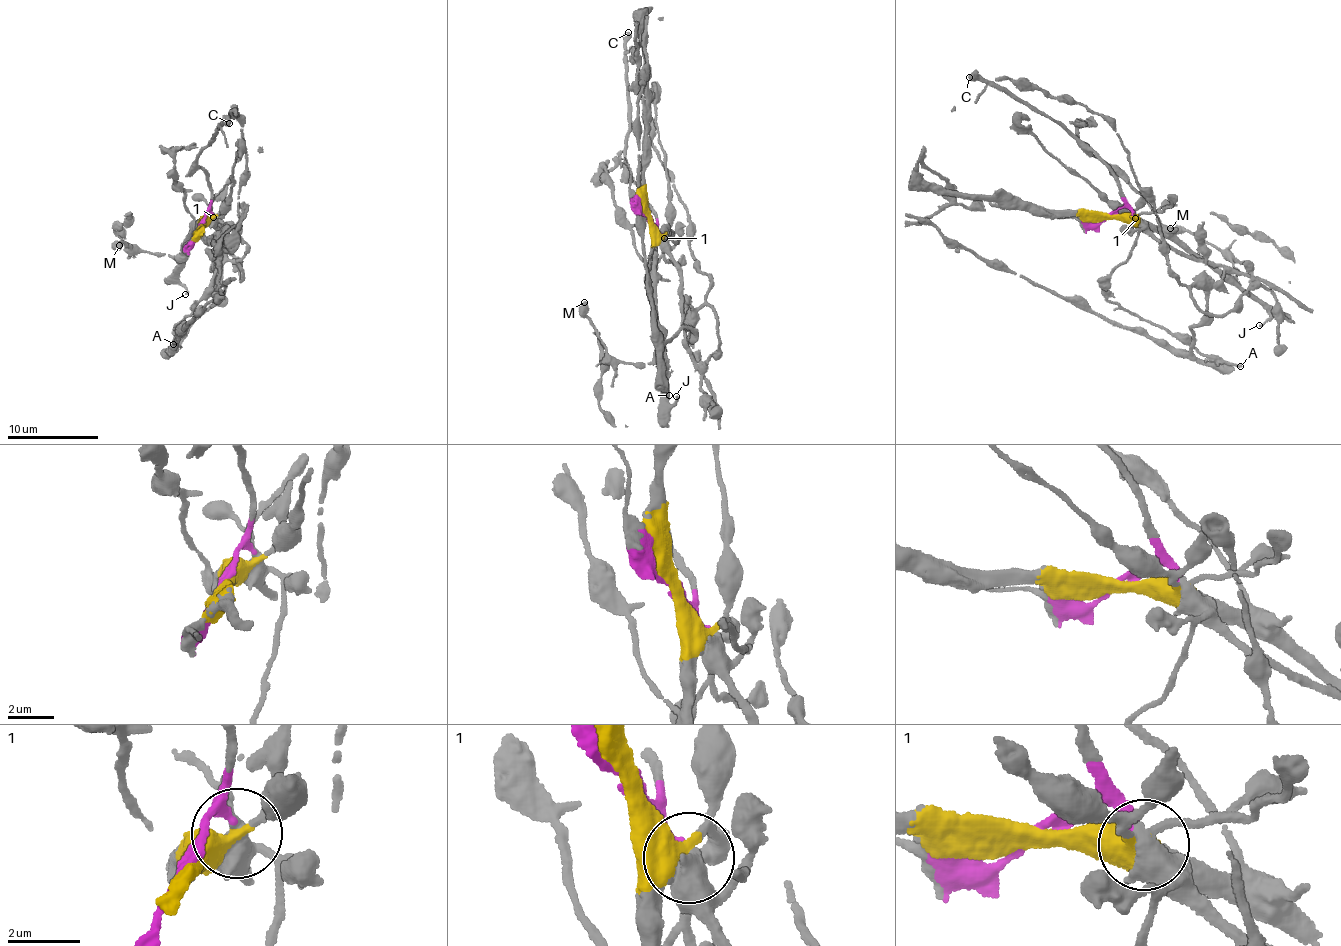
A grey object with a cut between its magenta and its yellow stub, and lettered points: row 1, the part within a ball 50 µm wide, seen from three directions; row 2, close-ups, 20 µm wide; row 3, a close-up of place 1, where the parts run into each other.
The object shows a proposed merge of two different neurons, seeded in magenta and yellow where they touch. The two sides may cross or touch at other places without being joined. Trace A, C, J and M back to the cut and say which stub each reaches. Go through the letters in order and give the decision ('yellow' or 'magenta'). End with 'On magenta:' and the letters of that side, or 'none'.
A: magenta
C: magenta
J: yellow
M: yellow
On magenta: A, C

